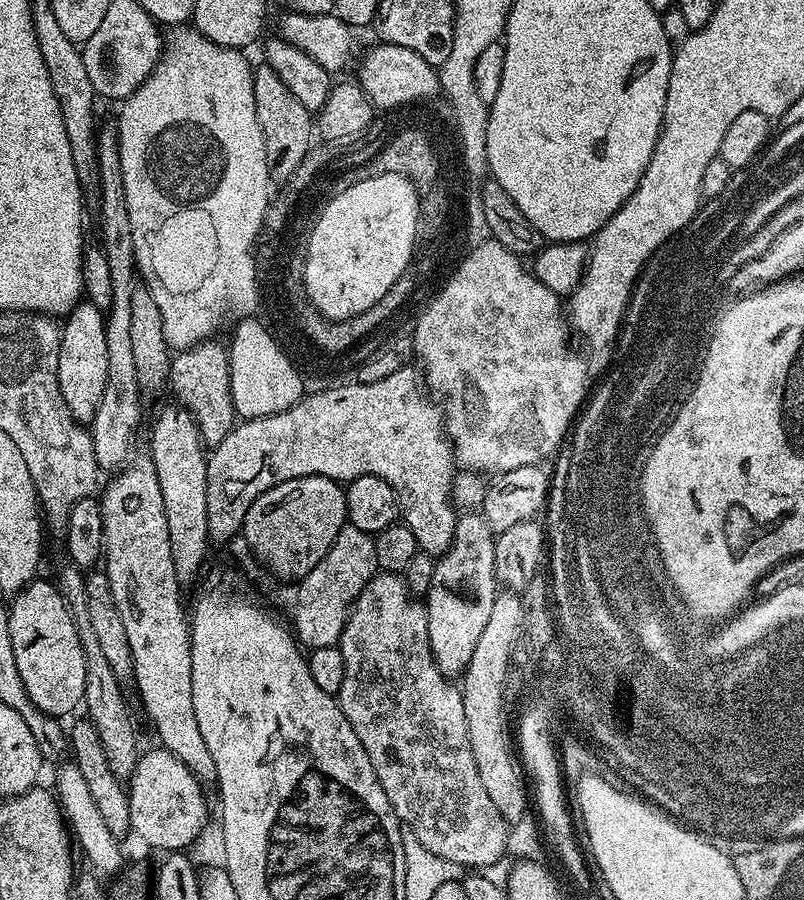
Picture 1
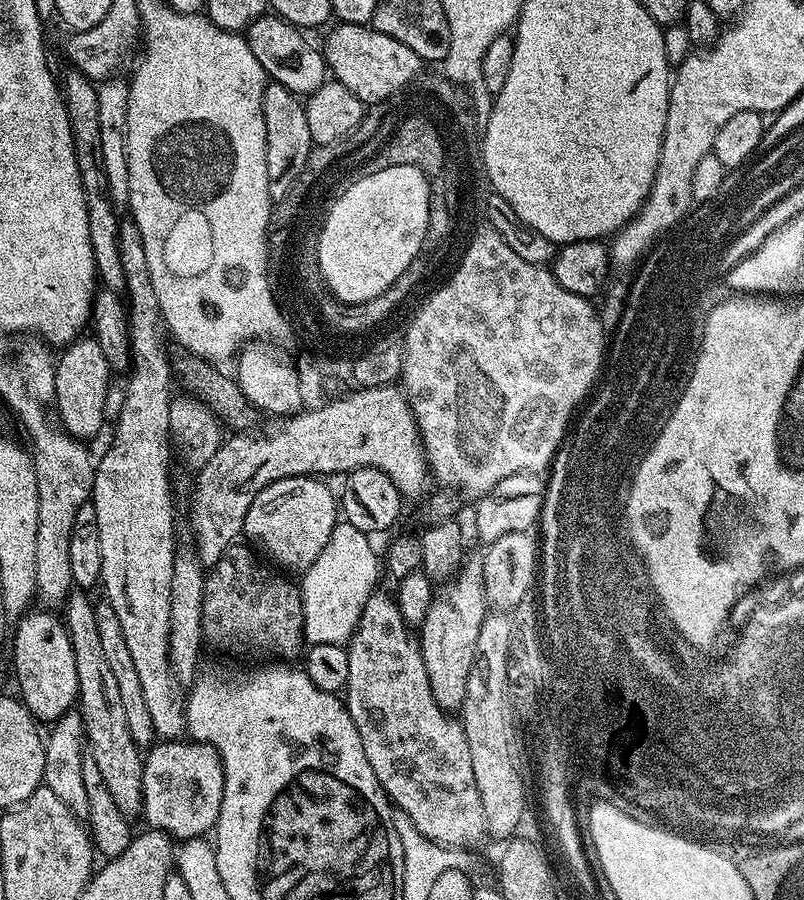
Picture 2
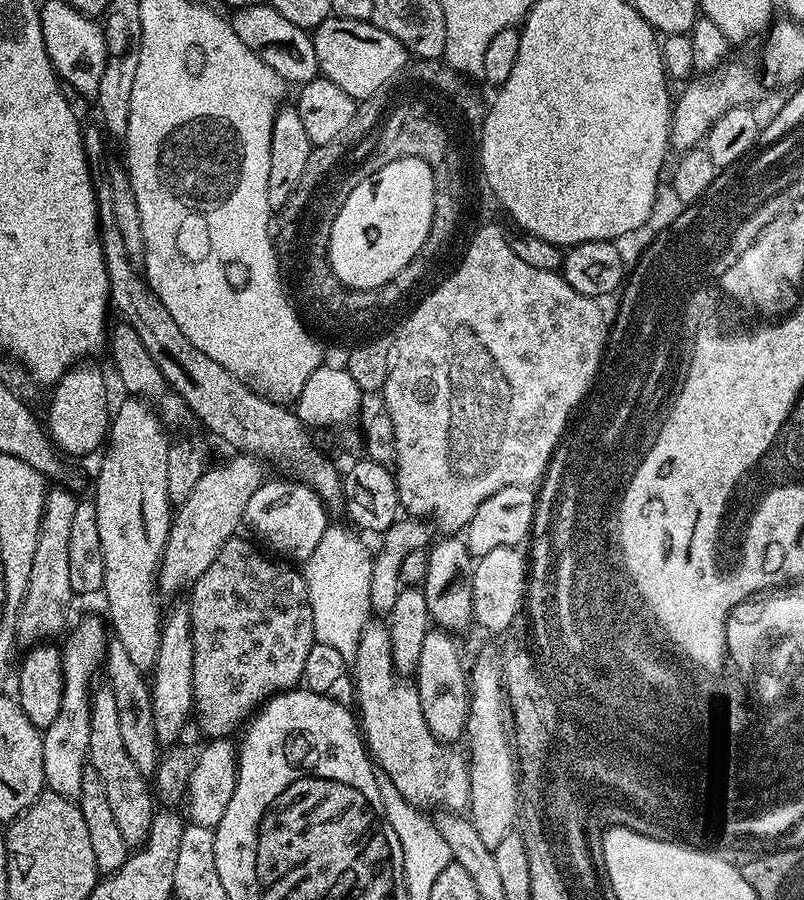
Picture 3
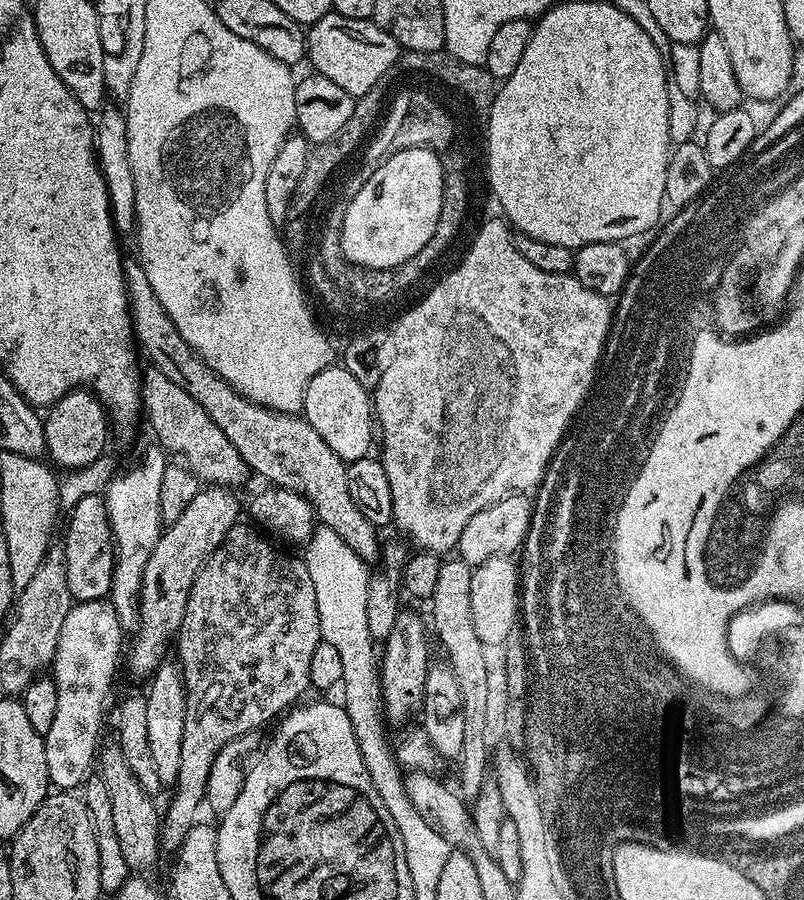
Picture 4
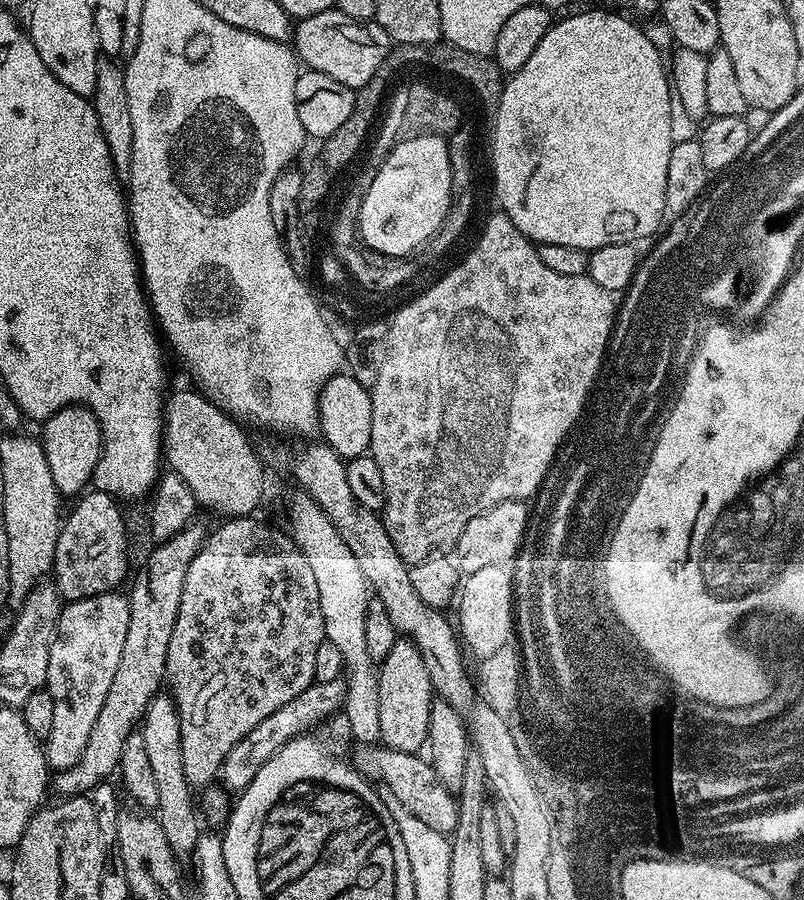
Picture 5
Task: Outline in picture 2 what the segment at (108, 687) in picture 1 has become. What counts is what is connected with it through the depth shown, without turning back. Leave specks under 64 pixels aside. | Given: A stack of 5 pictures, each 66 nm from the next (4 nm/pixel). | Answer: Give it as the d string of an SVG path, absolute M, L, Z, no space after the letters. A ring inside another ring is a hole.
M73 590L62 605L62 619L68 629L68 637L74 650L74 666L78 666L78 711L84 723L84 738L87 755L94 758L106 788L124 815L134 816L143 809L142 774L144 756L141 749L130 738L123 713L122 698L114 673L102 651L98 639L96 605L87 591Z

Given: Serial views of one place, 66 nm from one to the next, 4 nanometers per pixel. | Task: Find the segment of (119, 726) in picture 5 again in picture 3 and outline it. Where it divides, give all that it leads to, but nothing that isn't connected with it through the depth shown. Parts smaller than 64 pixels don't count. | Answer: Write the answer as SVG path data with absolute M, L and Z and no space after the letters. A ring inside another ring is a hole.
M232 454L229 460L213 468L212 465L205 467L190 497L177 507L173 515L157 576L157 589L161 593L178 592L210 570L210 562L218 558L218 550L222 550L224 543L233 539L245 523L247 502L266 480L263 467L265 465L257 457L247 454Z

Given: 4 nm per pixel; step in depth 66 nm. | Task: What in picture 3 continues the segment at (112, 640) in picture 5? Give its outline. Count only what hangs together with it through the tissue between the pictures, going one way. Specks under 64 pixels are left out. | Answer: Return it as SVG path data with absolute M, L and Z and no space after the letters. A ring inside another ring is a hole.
M84 616L63 637L62 670L64 671L64 689L62 690L62 710L58 718L43 729L42 766L47 791L57 792L60 796L79 797L82 790L82 774L88 764L90 750L90 685L92 672L98 672L104 663L104 652L110 639L105 621L96 616Z

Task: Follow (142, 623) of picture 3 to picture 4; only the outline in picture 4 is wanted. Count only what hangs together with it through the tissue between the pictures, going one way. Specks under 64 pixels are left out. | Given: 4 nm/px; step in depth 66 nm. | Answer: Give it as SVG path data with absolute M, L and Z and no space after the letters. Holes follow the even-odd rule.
M151 447L145 450L144 457L133 468L128 468L125 472L117 471L102 493L106 502L106 514L110 518L112 541L116 544L110 599L118 614L118 622L125 630L135 630L139 626L143 571L162 531L158 494L162 490L166 456L159 447Z

